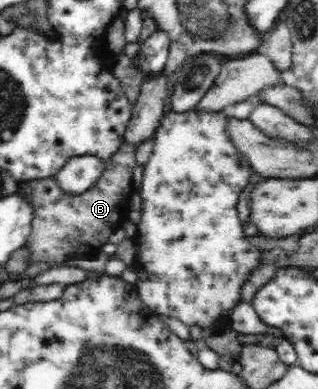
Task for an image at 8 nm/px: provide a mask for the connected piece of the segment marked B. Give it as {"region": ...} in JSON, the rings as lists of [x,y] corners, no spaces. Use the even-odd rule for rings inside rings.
{"region":[[[122,140],[121,148],[106,160],[104,172],[93,188],[82,195],[70,196],[62,192],[53,177],[20,182],[16,195],[26,197],[34,210],[32,230],[25,240],[28,250],[26,262],[60,264],[74,258],[95,256],[108,238],[127,220],[129,199],[134,193],[132,172],[138,165],[138,144]]]}

